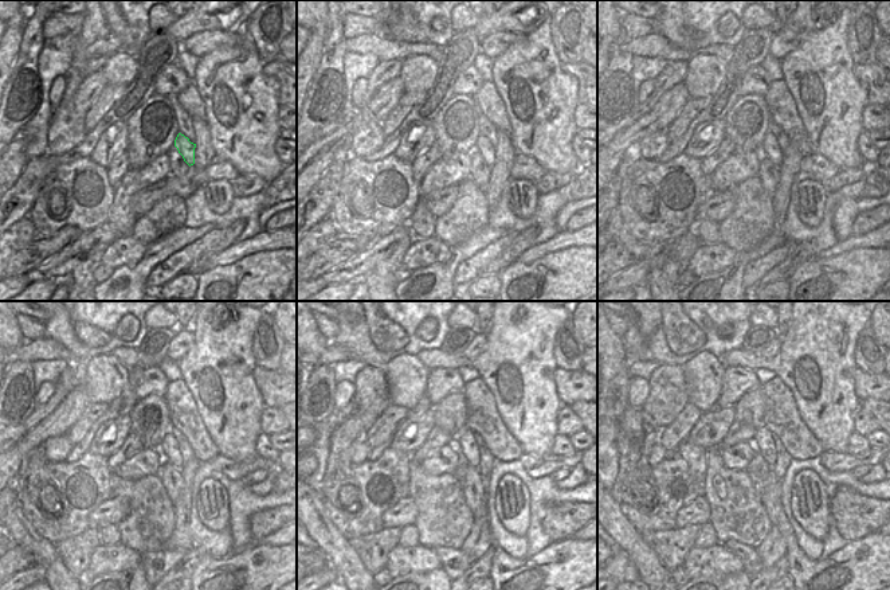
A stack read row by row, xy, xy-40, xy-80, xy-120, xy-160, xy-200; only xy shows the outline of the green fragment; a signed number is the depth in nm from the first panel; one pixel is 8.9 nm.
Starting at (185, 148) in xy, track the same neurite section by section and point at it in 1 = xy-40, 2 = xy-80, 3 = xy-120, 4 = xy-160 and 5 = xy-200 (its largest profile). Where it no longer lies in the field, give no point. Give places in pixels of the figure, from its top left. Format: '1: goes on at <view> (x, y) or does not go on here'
1: goes on at xy-40 (482, 144)
2: goes on at xy-80 (771, 149)
3: goes on at xy-120 (169, 448)
4: goes on at xy-160 (465, 444)
5: goes on at xy-200 (763, 440)

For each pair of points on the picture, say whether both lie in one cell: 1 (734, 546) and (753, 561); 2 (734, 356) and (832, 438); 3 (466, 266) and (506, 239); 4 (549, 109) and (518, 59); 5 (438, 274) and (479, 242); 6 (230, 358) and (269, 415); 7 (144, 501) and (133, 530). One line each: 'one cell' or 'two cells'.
1: one cell
2: one cell
3: one cell
4: one cell
5: one cell
6: two cells
7: one cell

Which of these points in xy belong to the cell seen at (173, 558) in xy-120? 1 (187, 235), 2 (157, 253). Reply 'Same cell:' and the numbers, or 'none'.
Same cell: none

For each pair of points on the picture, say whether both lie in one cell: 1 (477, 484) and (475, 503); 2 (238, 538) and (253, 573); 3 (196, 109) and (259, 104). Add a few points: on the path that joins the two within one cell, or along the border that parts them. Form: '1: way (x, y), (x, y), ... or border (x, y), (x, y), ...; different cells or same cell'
1: way (477, 488), (475, 499); same cell
2: border (235, 551), (224, 557), (210, 557), (206, 554); different cells
3: border (192, 81), (204, 105), (206, 118); different cells

